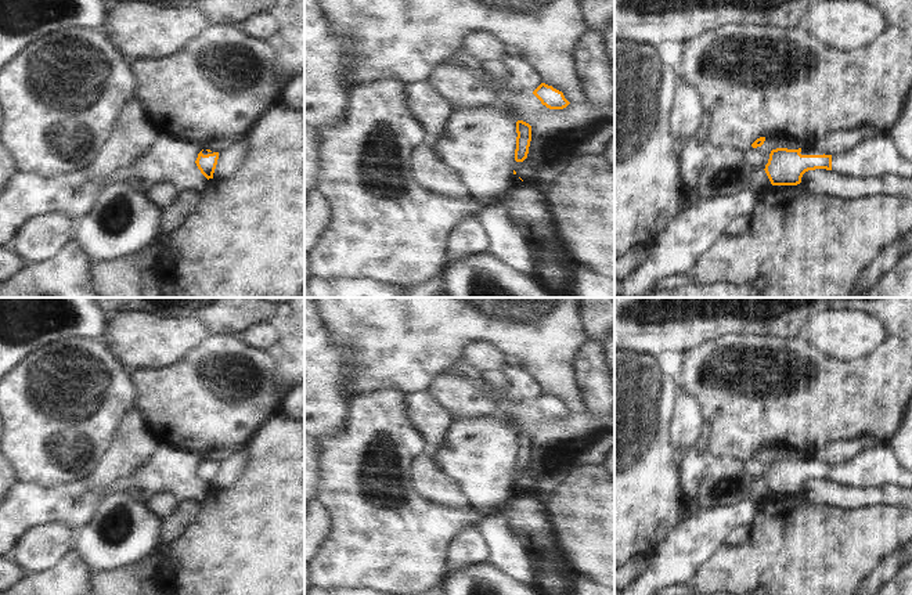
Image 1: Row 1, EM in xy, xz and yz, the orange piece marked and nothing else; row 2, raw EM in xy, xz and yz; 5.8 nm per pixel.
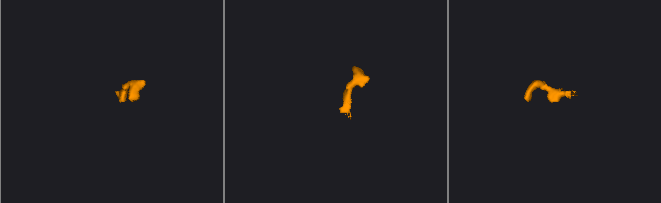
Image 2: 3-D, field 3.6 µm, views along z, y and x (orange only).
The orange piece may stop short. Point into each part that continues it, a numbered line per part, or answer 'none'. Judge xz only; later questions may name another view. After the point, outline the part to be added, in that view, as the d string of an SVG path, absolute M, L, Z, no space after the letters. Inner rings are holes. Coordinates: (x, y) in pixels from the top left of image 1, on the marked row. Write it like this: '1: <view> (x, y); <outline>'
1: xz (505, 242); M513 174L512 187L508 191L525 184L526 181ZM508 191L498 192L490 201L483 202L476 219L489 237L489 253L511 268L537 280L534 257L529 250L526 238L504 209L504 195Z

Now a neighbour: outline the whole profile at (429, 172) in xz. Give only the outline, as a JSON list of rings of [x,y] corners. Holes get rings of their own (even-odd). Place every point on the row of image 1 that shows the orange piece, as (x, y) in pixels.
[[[428,141],[417,145],[411,154],[411,176],[419,188],[451,199],[469,196],[458,172],[446,165]]]

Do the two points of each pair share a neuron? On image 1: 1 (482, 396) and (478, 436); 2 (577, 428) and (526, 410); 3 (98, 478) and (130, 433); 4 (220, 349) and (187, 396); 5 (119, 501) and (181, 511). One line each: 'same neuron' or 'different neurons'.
1: different neurons
2: same neuron
3: same neuron
4: same neuron
5: different neurons

